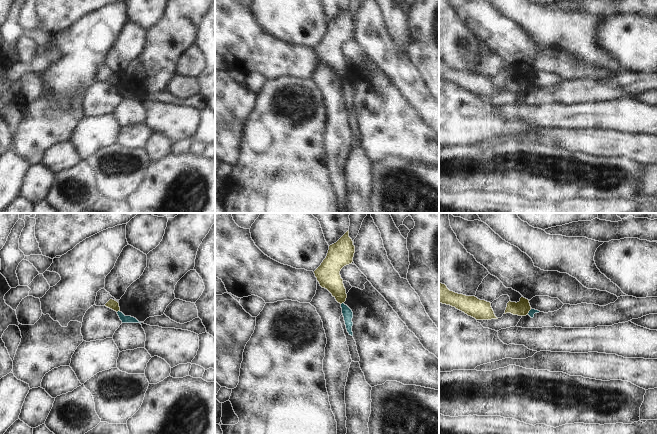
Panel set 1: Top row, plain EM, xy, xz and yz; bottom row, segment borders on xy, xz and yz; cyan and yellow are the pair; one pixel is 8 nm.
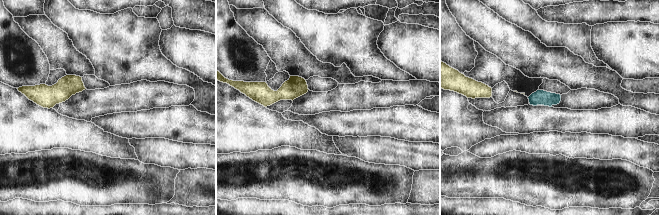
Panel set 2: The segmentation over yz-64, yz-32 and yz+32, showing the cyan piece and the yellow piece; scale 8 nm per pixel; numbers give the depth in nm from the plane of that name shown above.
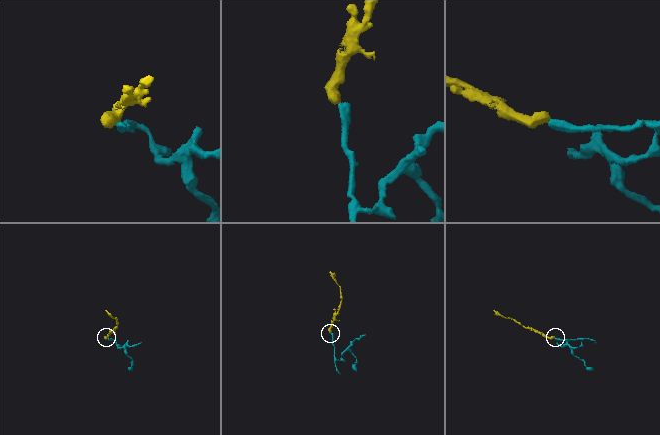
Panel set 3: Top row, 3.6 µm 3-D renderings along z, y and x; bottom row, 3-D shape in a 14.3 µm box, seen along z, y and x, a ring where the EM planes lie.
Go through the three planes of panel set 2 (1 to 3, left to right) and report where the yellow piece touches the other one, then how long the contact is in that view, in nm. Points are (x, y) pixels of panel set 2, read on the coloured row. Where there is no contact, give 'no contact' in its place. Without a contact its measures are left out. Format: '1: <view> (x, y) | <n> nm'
1: no contact
2: no contact
3: no contact

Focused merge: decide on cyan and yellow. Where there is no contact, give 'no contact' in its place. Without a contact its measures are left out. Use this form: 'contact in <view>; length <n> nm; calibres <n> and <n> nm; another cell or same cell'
contact in xy; length 30 nm; calibres 60 and 80 nm; another cell

